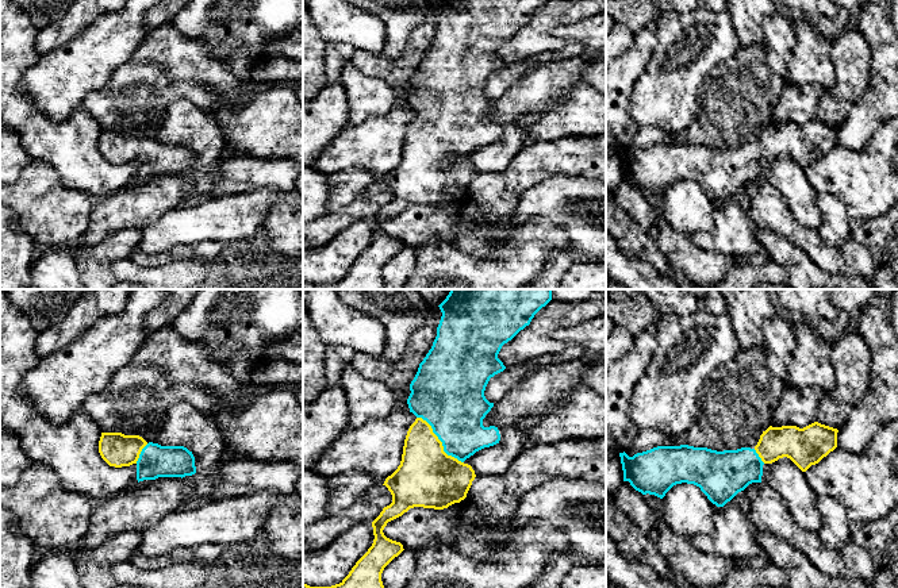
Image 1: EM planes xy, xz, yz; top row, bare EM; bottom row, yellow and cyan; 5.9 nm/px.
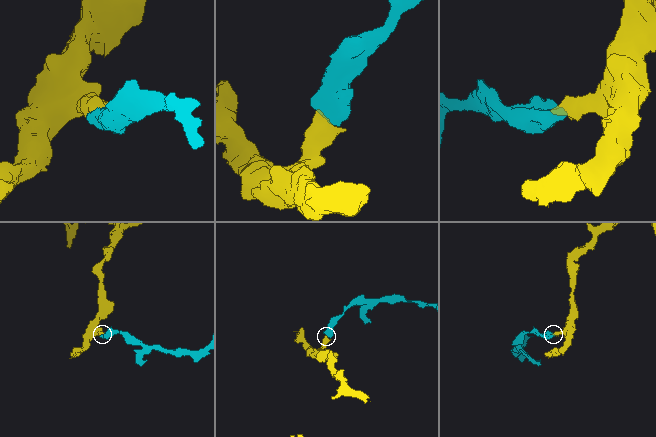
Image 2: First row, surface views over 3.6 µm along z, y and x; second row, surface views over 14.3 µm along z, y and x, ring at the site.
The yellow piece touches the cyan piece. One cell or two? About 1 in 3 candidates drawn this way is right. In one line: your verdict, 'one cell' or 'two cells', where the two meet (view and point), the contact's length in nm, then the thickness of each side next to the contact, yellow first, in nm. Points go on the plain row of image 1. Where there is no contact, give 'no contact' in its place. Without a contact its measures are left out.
one cell | xz (440, 138) | 400 nm | 360/380 nm

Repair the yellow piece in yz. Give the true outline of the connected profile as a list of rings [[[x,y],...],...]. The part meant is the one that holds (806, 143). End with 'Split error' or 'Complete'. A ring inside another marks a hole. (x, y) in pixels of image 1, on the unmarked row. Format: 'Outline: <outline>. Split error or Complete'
Outline: [[[814,119],[803,126],[797,123],[770,123],[757,142],[737,147],[717,149],[707,145],[657,143],[651,147],[629,154],[625,149],[619,150],[623,178],[642,192],[655,192],[660,196],[676,181],[687,180],[701,185],[707,196],[717,204],[724,204],[738,189],[752,180],[761,180],[763,162],[772,161],[779,155],[790,155],[802,169],[818,161],[824,154],[837,145],[837,126]]]. Split error

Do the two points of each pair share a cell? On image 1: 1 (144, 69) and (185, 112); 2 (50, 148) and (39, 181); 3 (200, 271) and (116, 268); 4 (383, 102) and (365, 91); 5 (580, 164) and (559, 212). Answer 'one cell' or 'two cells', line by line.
1: two cells
2: two cells
3: one cell
4: one cell
5: two cells

